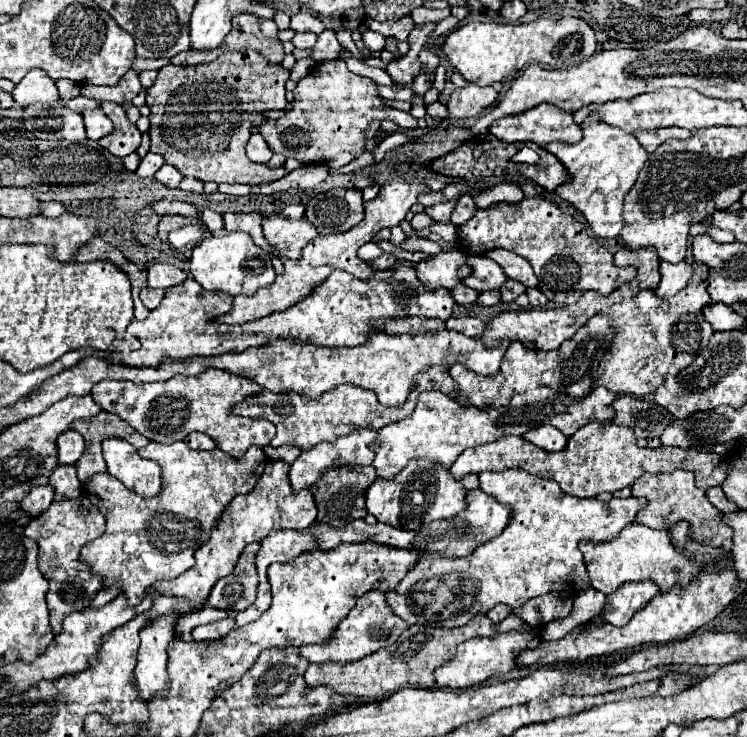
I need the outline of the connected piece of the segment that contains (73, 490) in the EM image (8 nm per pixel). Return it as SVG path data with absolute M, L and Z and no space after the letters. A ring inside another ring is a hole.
M56 466L50 476L50 484L54 486L56 502L66 498L76 498L82 494L82 482L78 480L74 466Z

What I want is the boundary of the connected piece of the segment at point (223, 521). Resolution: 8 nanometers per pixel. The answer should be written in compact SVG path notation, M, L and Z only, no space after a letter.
M282 460L268 462L264 474L260 476L256 488L248 496L236 496L224 510L222 518L216 524L216 530L212 532L210 540L196 550L196 564L180 574L178 578L170 582L156 582L152 588L160 594L170 594L176 598L188 600L196 610L204 608L210 596L212 586L222 578L228 576L236 562L240 552L254 540L264 540L270 530L302 530L308 528L316 520L316 508L314 498L310 490L300 490L298 494L292 492L288 482L288 464Z

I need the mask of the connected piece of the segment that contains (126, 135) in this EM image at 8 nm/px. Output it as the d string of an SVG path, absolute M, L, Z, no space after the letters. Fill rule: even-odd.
M100 102L100 110L112 120L114 124L114 130L110 132L110 136L104 136L100 138L100 146L106 148L108 152L112 152L114 156L128 156L132 154L138 146L140 146L140 130L136 124L132 124L128 118L126 118L126 112L120 104L114 104L114 102Z

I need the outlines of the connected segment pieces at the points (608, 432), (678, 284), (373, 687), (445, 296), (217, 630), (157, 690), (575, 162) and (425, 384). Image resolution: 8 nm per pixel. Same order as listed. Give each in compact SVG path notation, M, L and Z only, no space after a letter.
M608 420L608 422L590 422L584 428L580 428L568 440L568 446L562 452L546 452L518 436L506 436L496 442L468 448L452 464L450 474L456 480L462 480L468 474L480 474L486 470L502 472L506 468L518 468L534 476L552 478L560 484L560 488L566 494L572 494L578 498L594 498L600 492L616 492L624 486L630 486L636 478L640 478L646 472L662 474L662 472L672 472L676 468L686 468L694 472L696 486L702 490L708 490L712 486L722 486L724 478L728 476L730 458L714 454L714 452L700 452L694 448L686 448L686 450L664 448L664 446L662 448L638 448L636 436L632 434L630 428L616 426Z
M684 260L678 262L678 264L668 264L668 262L662 262L660 264L660 272L662 272L662 280L660 280L660 286L654 290L654 294L658 298L670 298L674 296L678 290L682 290L690 276L692 276L692 266L686 264Z
M512 612L508 618L504 618L500 624L492 624L486 614L480 614L472 618L466 626L460 628L432 628L432 626L410 626L408 630L402 632L402 636L396 640L396 644L382 648L374 652L372 656L366 656L356 662L348 664L336 664L336 662L324 662L324 664L310 664L304 678L310 688L316 686L330 686L338 694L354 694L366 700L384 700L384 696L392 696L400 688L412 686L412 688L432 688L434 686L434 668L442 666L444 662L454 658L456 646L468 638L476 636L486 636L492 638L500 632L508 630L520 630L528 628L524 620L518 620L518 616Z
M396 264L388 270L378 270L372 280L360 280L348 272L332 272L324 282L320 282L312 294L308 294L304 300L294 304L292 308L284 312L274 312L272 316L260 318L256 322L244 324L244 326L224 326L216 324L214 316L226 314L232 308L232 296L226 292L208 292L204 290L194 278L186 278L182 284L176 284L166 290L166 298L162 304L154 310L150 310L150 316L144 320L132 320L128 326L128 332L136 336L142 342L142 348L138 350L140 366L152 366L158 368L164 358L168 360L190 360L198 356L220 356L226 352L244 352L250 347L266 345L274 338L300 338L306 342L314 342L320 346L358 346L362 340L368 340L374 332L372 322L376 320L390 320L390 318L408 318L408 316L420 316L420 318L440 318L448 320L454 314L456 302L452 300L452 292L448 288L436 288L428 292L424 284L420 284L416 276L414 264Z
M228 616L224 620L218 620L218 622L212 622L212 624L194 628L192 630L192 636L198 642L202 642L202 640L218 640L218 638L224 638L232 628L234 628L234 618Z
M164 614L156 620L150 620L140 630L140 652L138 652L138 664L134 668L134 680L136 690L144 702L148 702L152 696L168 694L168 644L176 638L174 632L176 614Z
M586 118L584 122L584 126L580 124L584 138L578 144L568 146L562 142L550 142L548 146L544 146L566 166L570 174L570 182L558 186L556 194L584 214L596 236L616 238L624 228L624 196L636 182L636 176L650 154L640 146L640 142L632 134L620 132L620 128L612 128L610 124L596 122L592 118Z
M428 368L428 370L424 370L424 372L420 372L416 376L414 388L412 388L408 400L398 408L382 406L376 400L376 394L372 390L364 390L364 388L352 386L352 384L340 384L340 388L334 388L332 392L324 392L324 396L320 396L318 400L304 398L304 396L298 396L294 392L292 394L288 394L288 392L280 392L280 394L264 392L264 394L250 396L250 398L242 400L240 404L236 404L232 408L232 412L238 414L238 416L246 416L246 418L270 420L276 426L276 436L270 442L272 446L292 444L292 446L298 446L302 450L310 450L318 442L324 442L324 440L334 442L338 436L346 434L352 426L364 426L364 428L380 430L380 428L384 428L384 426L388 426L392 422L404 420L406 416L412 414L412 408L416 404L418 394L426 392L426 390L440 390L440 392L448 394L450 398L454 398L456 382L450 378L450 374L446 370Z

